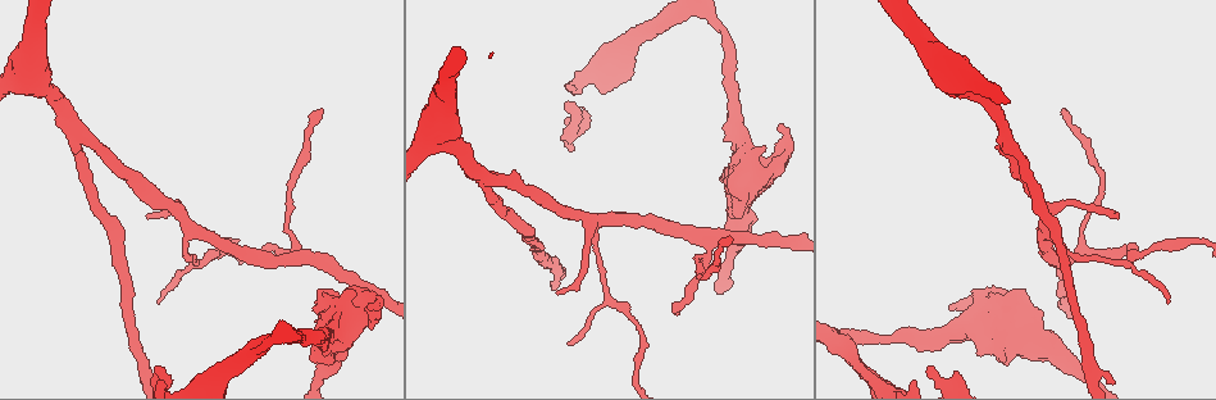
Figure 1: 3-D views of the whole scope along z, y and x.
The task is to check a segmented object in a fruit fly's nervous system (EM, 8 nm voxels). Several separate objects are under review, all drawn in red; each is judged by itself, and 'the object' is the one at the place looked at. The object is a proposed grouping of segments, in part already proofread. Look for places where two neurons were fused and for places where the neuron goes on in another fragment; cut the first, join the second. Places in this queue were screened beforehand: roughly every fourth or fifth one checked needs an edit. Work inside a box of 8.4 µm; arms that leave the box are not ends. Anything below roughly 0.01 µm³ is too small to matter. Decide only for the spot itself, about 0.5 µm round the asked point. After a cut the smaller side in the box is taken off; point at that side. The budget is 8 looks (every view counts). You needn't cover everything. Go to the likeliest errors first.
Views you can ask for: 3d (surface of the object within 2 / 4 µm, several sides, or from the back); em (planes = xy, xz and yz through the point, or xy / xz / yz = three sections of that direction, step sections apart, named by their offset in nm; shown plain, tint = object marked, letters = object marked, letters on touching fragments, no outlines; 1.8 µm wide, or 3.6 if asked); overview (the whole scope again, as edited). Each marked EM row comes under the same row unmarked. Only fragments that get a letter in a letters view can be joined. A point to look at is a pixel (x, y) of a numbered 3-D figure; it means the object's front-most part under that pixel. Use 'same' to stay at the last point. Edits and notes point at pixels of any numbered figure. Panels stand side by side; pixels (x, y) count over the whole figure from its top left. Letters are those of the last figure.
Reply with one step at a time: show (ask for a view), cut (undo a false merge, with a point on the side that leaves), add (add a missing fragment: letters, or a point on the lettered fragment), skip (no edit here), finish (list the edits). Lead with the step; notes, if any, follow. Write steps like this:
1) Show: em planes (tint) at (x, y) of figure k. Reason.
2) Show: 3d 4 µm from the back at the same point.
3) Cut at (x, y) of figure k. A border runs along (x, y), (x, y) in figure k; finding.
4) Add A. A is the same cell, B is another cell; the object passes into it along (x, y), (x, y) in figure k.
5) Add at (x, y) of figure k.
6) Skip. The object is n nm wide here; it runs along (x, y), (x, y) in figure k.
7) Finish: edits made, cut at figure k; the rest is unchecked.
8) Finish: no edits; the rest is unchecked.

Show: em planes (letters) at (157, 369) of figure 1. Branch stops here.

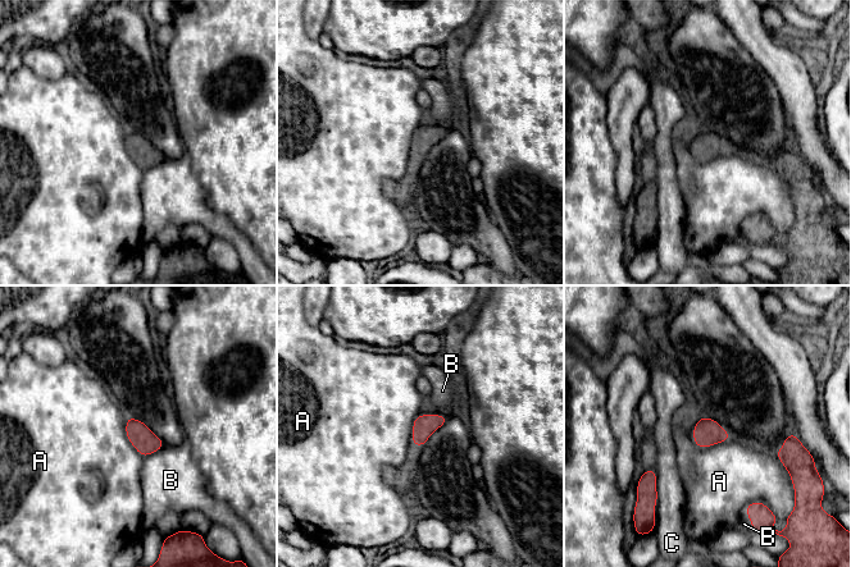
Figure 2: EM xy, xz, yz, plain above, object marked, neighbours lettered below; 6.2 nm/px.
Skip. The longest contact is with A, 260 nm; A, B and C are other cells; a border runs along (691, 430), (700, 447), (729, 437) in figure 2; none of them fits.

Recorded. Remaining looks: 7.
Show: em xy step 8 (letters) at (1003, 128) of figure 1. Three arms meet.

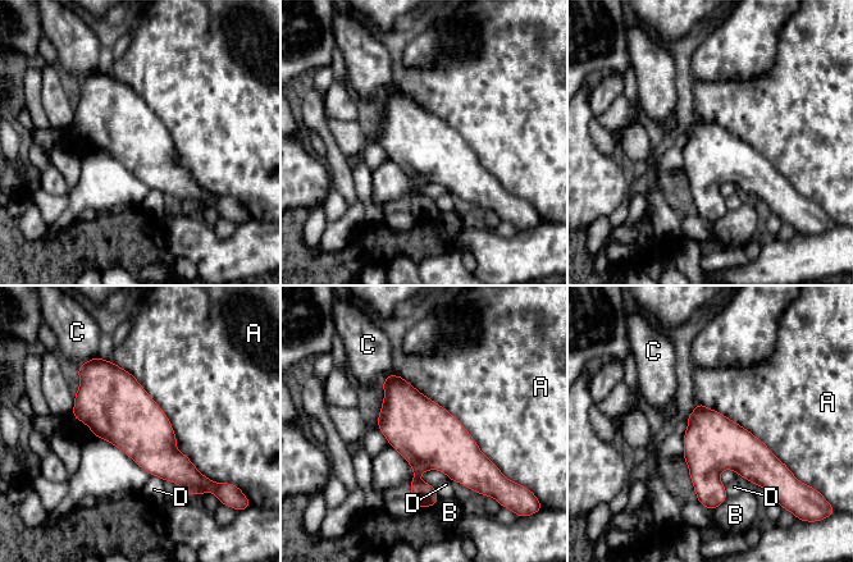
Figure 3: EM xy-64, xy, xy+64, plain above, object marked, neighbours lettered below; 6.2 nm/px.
Skip. The longest contact is with A, 950 nm; A, B, C and D are other cells; a border runs along (114, 362), (210, 479) in figure 3; one neuron here.

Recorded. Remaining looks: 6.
Show: em xz step 16 (tint) at (675, 313) of figure 1. Thin end.

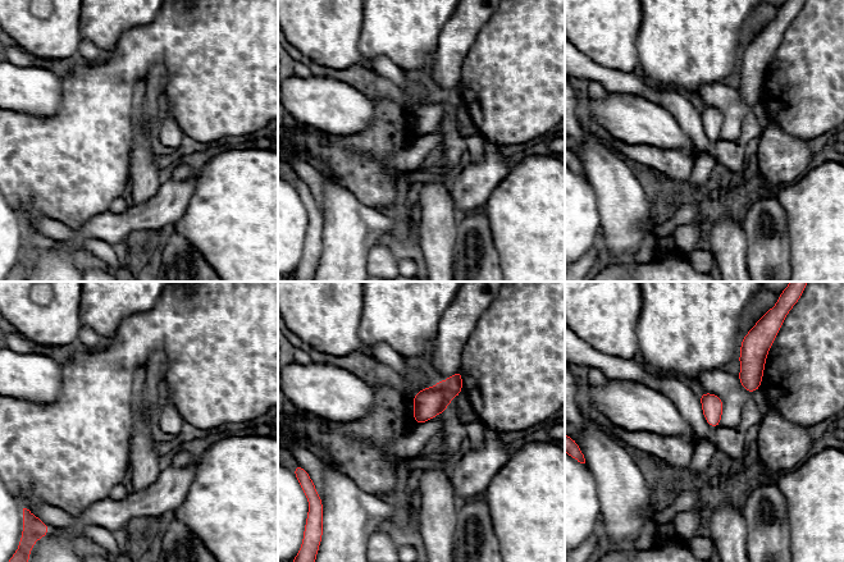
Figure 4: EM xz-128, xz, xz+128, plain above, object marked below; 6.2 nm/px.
Show: em xy step 16 (letters) at the same point.

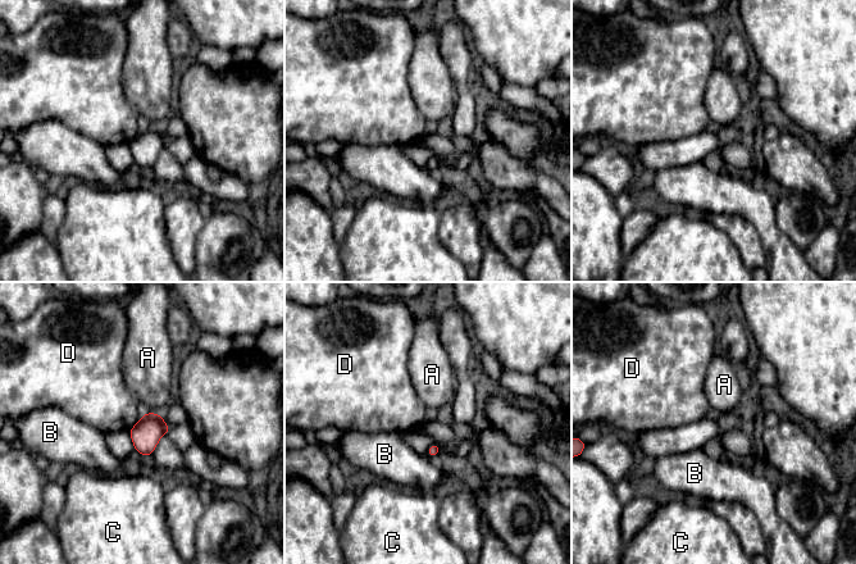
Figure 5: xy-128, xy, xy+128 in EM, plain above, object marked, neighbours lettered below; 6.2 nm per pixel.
Skip. The longest contact is with D, 160 nm; A, B, C and D are other cells; a border runs along (144, 412), (141, 418), (128, 430) in figure 5; none of them fits.

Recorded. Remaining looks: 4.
Finish: no edits; the rest is unchecked.

